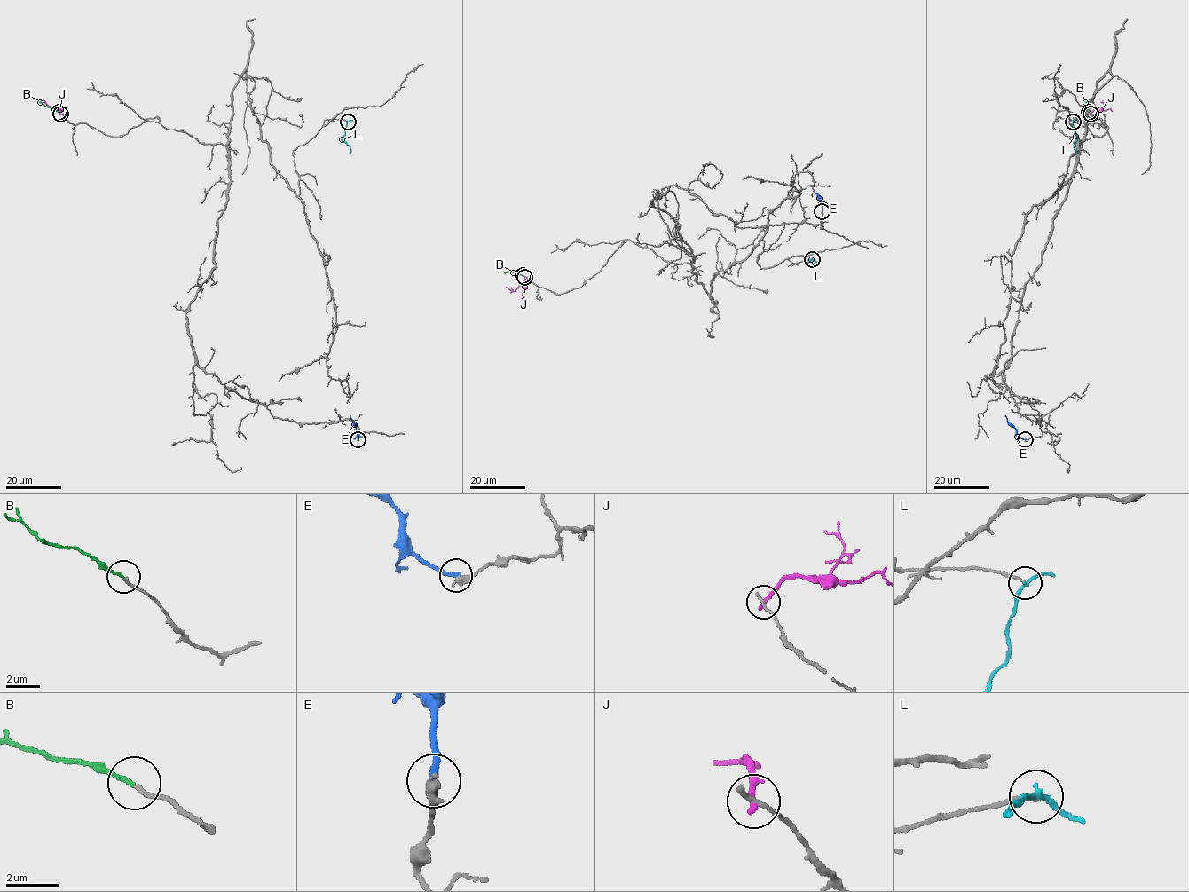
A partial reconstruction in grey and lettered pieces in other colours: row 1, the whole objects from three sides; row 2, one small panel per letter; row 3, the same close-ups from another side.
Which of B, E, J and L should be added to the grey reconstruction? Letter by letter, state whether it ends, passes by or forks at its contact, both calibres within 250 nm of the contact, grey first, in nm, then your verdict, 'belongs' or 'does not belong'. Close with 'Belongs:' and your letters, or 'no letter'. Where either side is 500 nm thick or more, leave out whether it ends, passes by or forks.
B: it ends | 170/170 nm | belongs
E: it ends | 440/280 nm | does not belong
J: it ends | 220/260 nm | does not belong
L: it passes by | 160/180 nm | does not belong
Belongs: B

